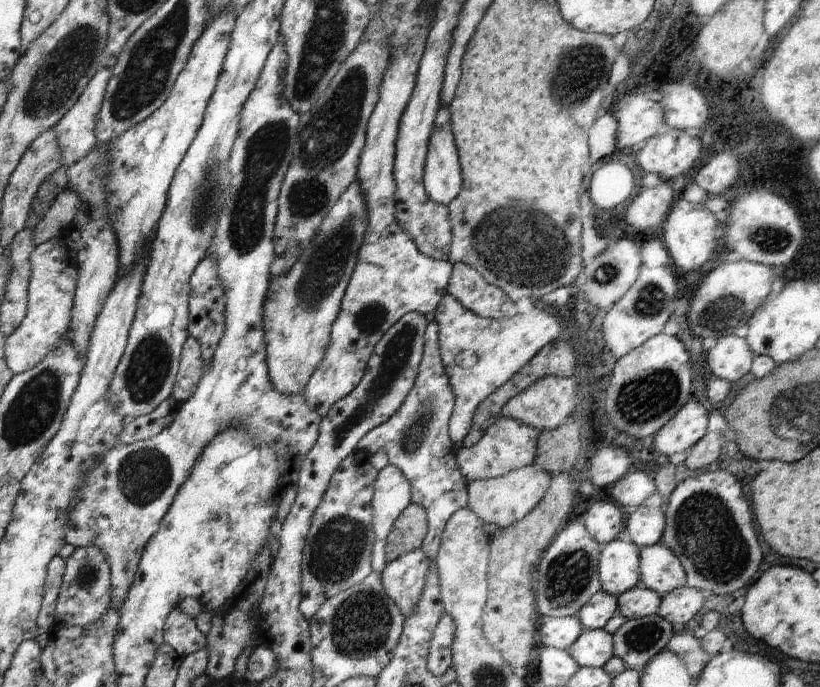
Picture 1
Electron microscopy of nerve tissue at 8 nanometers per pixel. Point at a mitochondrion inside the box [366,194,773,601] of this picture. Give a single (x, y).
(513, 245)

